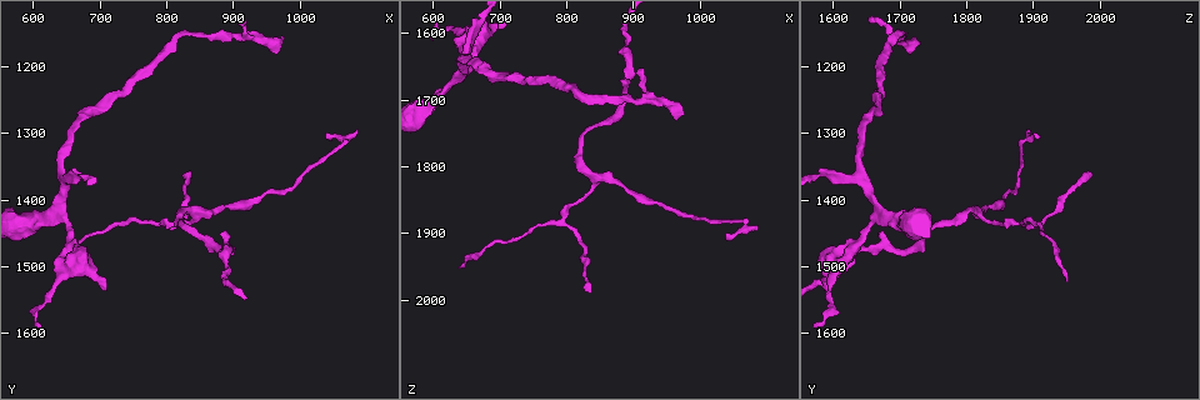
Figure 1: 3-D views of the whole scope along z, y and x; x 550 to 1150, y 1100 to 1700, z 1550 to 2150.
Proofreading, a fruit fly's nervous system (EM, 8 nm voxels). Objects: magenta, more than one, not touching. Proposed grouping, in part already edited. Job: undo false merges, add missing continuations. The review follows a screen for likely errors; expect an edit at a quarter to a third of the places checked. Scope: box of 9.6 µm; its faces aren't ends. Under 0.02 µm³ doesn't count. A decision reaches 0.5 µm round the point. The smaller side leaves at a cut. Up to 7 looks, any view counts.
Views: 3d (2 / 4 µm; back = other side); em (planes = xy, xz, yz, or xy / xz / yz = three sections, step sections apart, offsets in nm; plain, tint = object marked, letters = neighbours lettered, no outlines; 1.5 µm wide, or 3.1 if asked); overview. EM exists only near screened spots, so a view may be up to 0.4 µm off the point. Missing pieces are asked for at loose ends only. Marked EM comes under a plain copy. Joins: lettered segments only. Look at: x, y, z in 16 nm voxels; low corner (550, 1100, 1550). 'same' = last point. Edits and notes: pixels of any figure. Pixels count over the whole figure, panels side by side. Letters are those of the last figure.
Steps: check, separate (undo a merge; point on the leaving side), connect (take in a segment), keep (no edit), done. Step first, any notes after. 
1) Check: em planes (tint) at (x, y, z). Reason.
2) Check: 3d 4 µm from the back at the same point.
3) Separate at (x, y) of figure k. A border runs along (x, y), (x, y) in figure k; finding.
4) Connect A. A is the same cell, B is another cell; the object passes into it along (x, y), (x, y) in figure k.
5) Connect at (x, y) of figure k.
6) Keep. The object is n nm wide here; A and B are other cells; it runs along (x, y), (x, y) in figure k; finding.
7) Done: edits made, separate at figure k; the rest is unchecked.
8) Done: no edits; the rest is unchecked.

Check: em yz step 4 (tint) at (835, 1360, 1970). Free end.

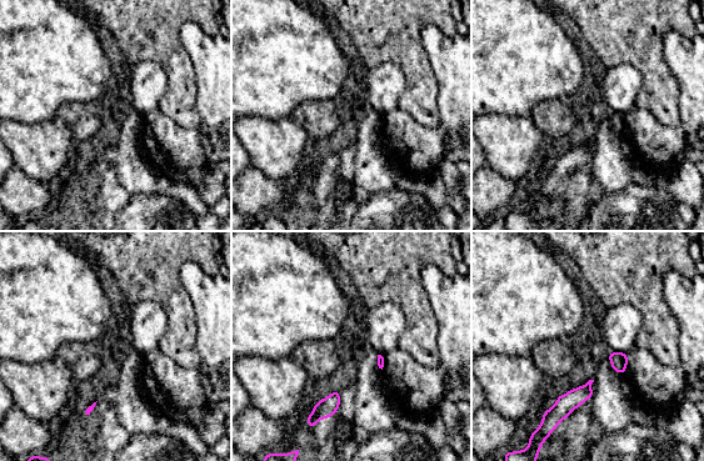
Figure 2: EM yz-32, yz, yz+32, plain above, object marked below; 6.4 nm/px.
Check: em planes (tint) at the same point.

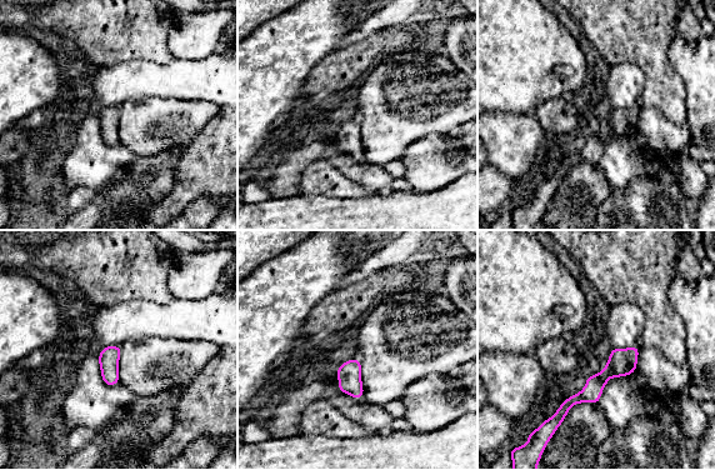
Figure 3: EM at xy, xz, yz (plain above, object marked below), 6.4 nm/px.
Check: em planes (letters) at the same point.

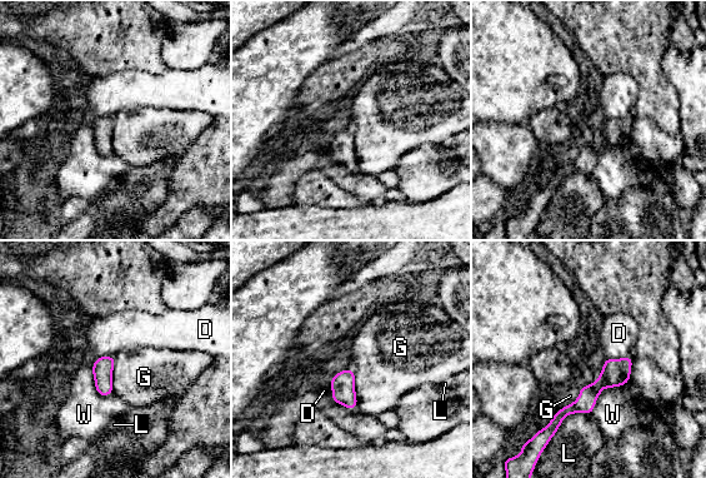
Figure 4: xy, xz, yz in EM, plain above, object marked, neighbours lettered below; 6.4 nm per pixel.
Keep. The object is 90 nm wide here; the longest contact is with G, 380 nm; D, G, L and W are other cells; none of them fits.

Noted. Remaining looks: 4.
Check: em xz step 4 (letters) at (835, 1415, 1815). Arms part here.

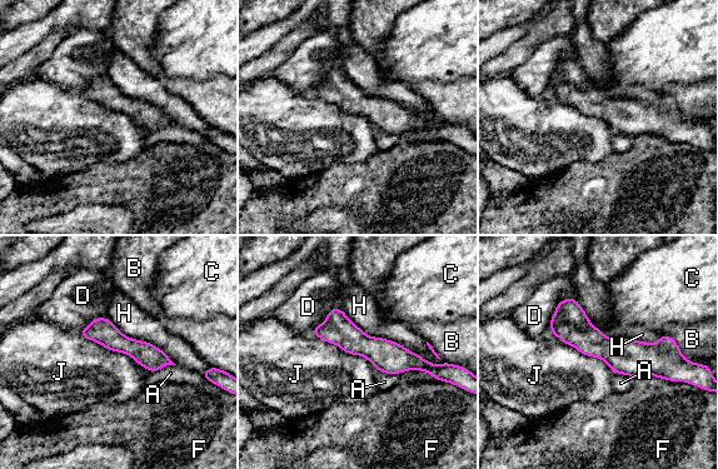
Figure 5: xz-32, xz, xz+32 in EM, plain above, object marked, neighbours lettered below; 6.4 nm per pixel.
Keep. A, B, C, D, F, H and J are other cells; it runs along (553, 323), (613, 352), (673, 349) in figure 5; continuous, no second neuron.

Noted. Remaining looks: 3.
Check: em planes (letters) at (970, 1155, 1720). Branch stops here.

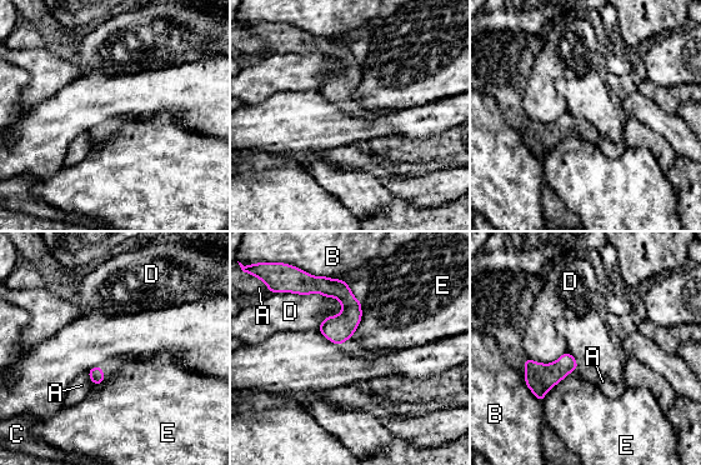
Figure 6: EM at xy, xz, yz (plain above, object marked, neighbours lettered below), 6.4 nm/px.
Keep. The object is 140 nm wide here; A, B, C, D and E are other cells; it runs along (293, 279), (333, 288), (349, 304), (349, 334) in figure 6; none of them fits.

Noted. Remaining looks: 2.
Done: no edits; the rest is unchecked.

